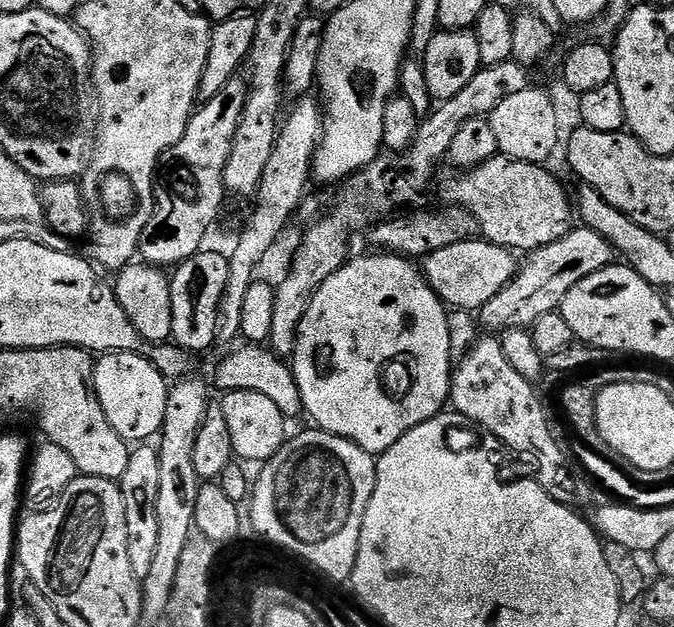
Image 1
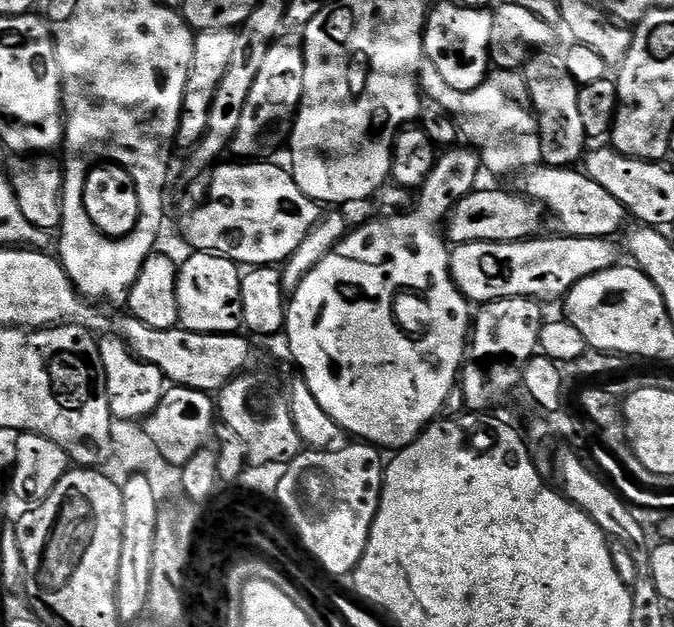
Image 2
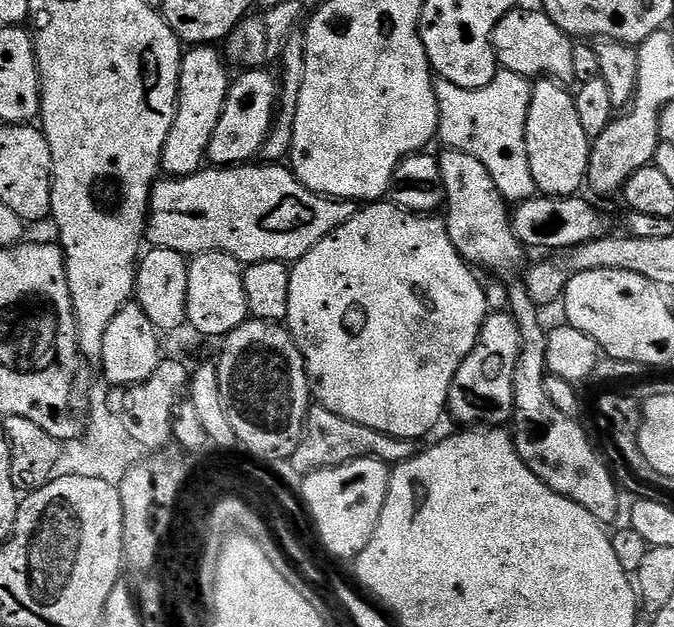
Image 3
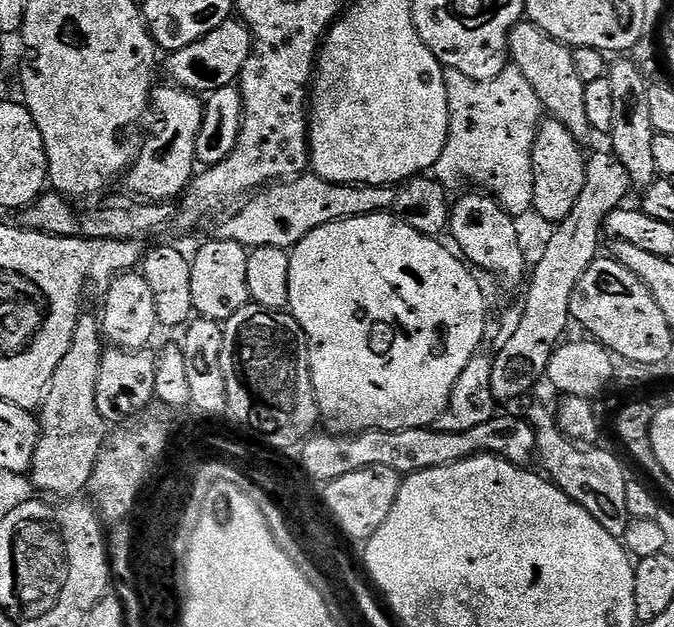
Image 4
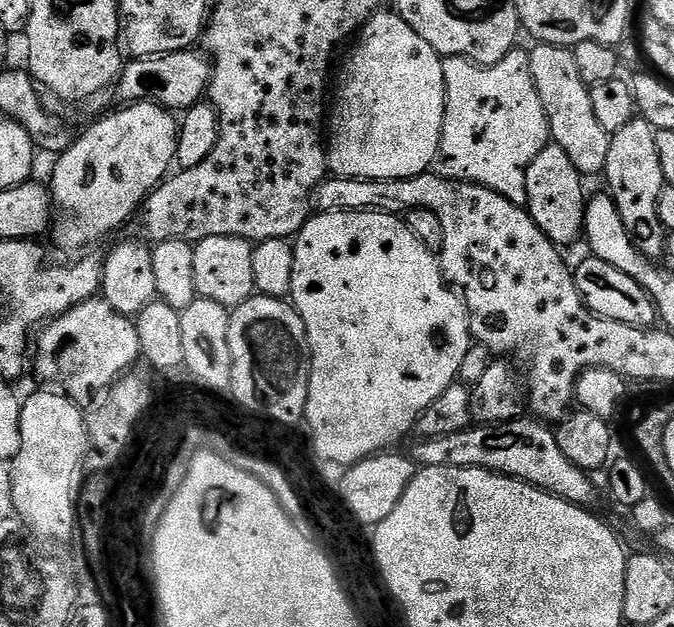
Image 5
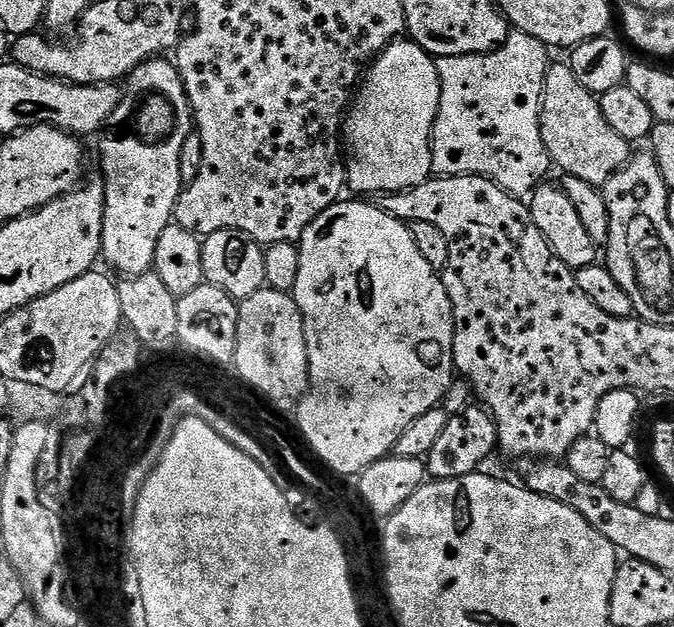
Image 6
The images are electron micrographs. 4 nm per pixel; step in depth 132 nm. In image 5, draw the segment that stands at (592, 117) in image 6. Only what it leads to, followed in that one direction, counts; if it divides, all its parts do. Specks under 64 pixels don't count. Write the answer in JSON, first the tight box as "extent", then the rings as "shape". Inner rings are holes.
{"extent":[528,43,610,177],"shape":[[[537,43],[536,49],[528,52],[530,58],[530,74],[534,74],[534,86],[538,90],[538,98],[546,110],[548,119],[548,131],[551,143],[562,146],[566,150],[566,155],[570,157],[570,162],[585,177],[603,173],[606,166],[606,154],[610,150],[610,133],[602,130],[602,125],[598,123],[597,116],[594,115],[594,105],[590,103],[589,85],[582,82],[578,74],[578,62],[574,62],[572,48],[564,48],[560,44]]]}

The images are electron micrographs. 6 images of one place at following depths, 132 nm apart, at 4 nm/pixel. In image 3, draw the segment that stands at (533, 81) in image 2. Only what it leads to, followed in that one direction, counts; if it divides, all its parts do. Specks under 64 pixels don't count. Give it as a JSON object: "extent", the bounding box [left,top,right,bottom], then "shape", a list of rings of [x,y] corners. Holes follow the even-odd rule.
{"extent":[526,78,592,196],"shape":[[[540,78],[532,84],[530,110],[526,118],[526,154],[537,193],[546,196],[575,196],[588,179],[588,159],[592,149],[582,121],[578,119],[576,97],[559,80]]]}

